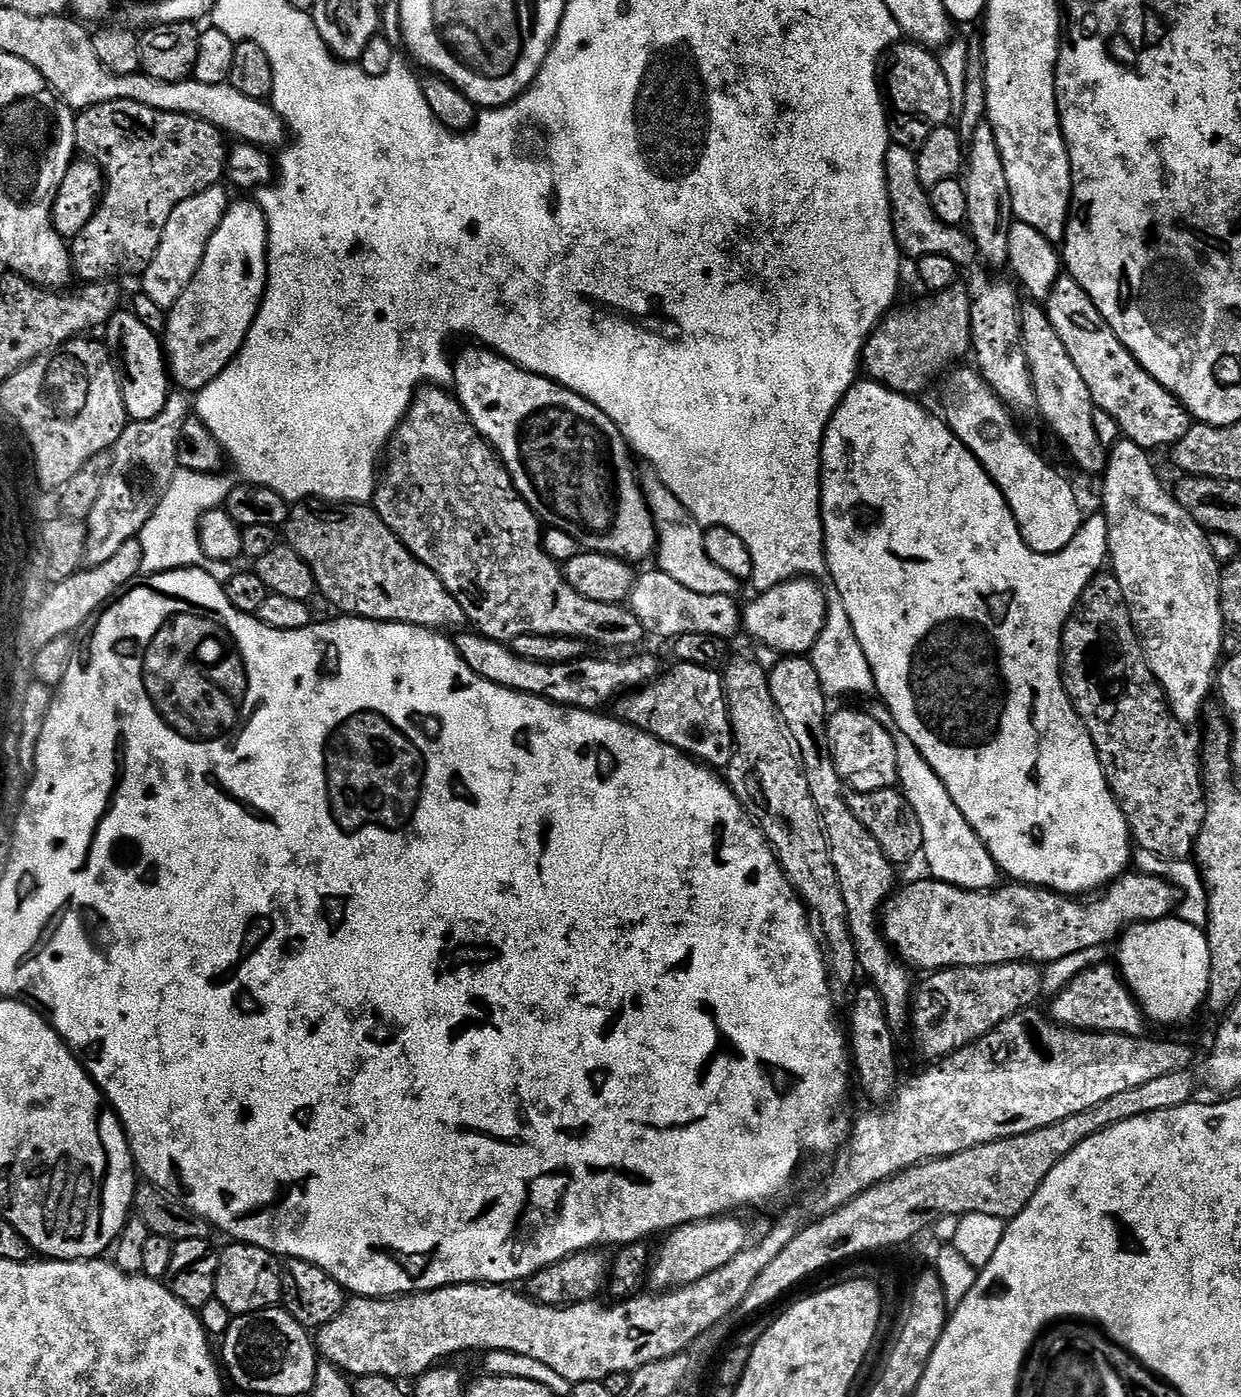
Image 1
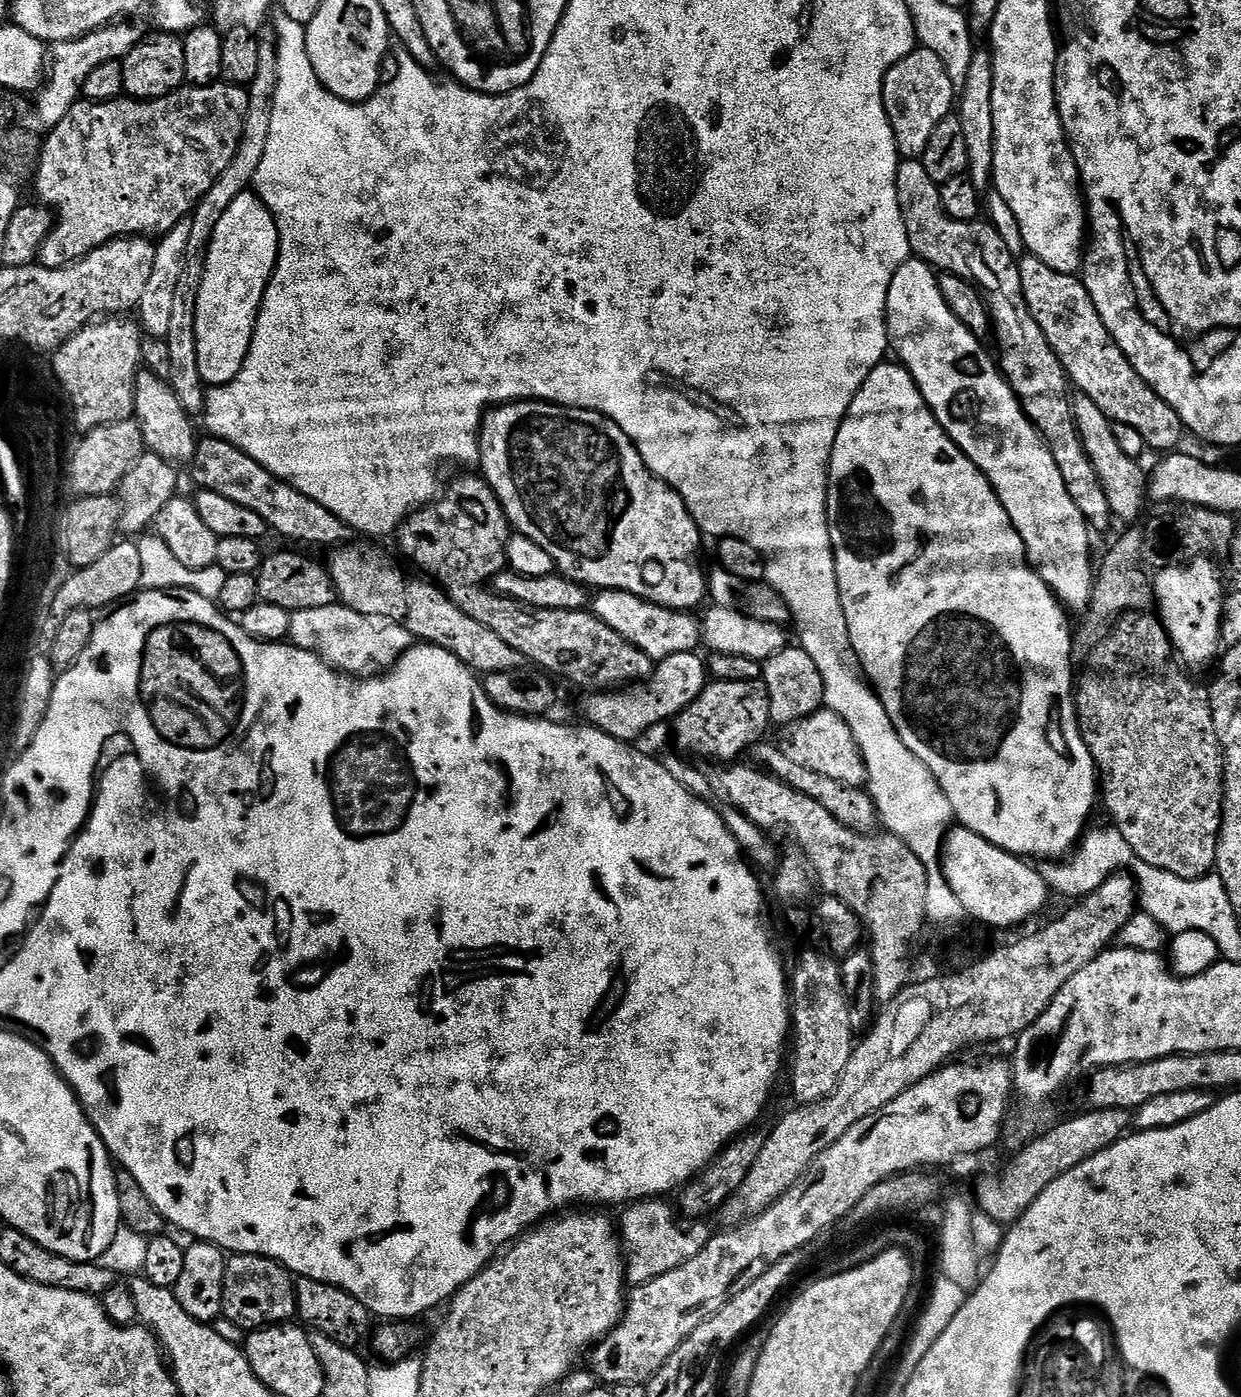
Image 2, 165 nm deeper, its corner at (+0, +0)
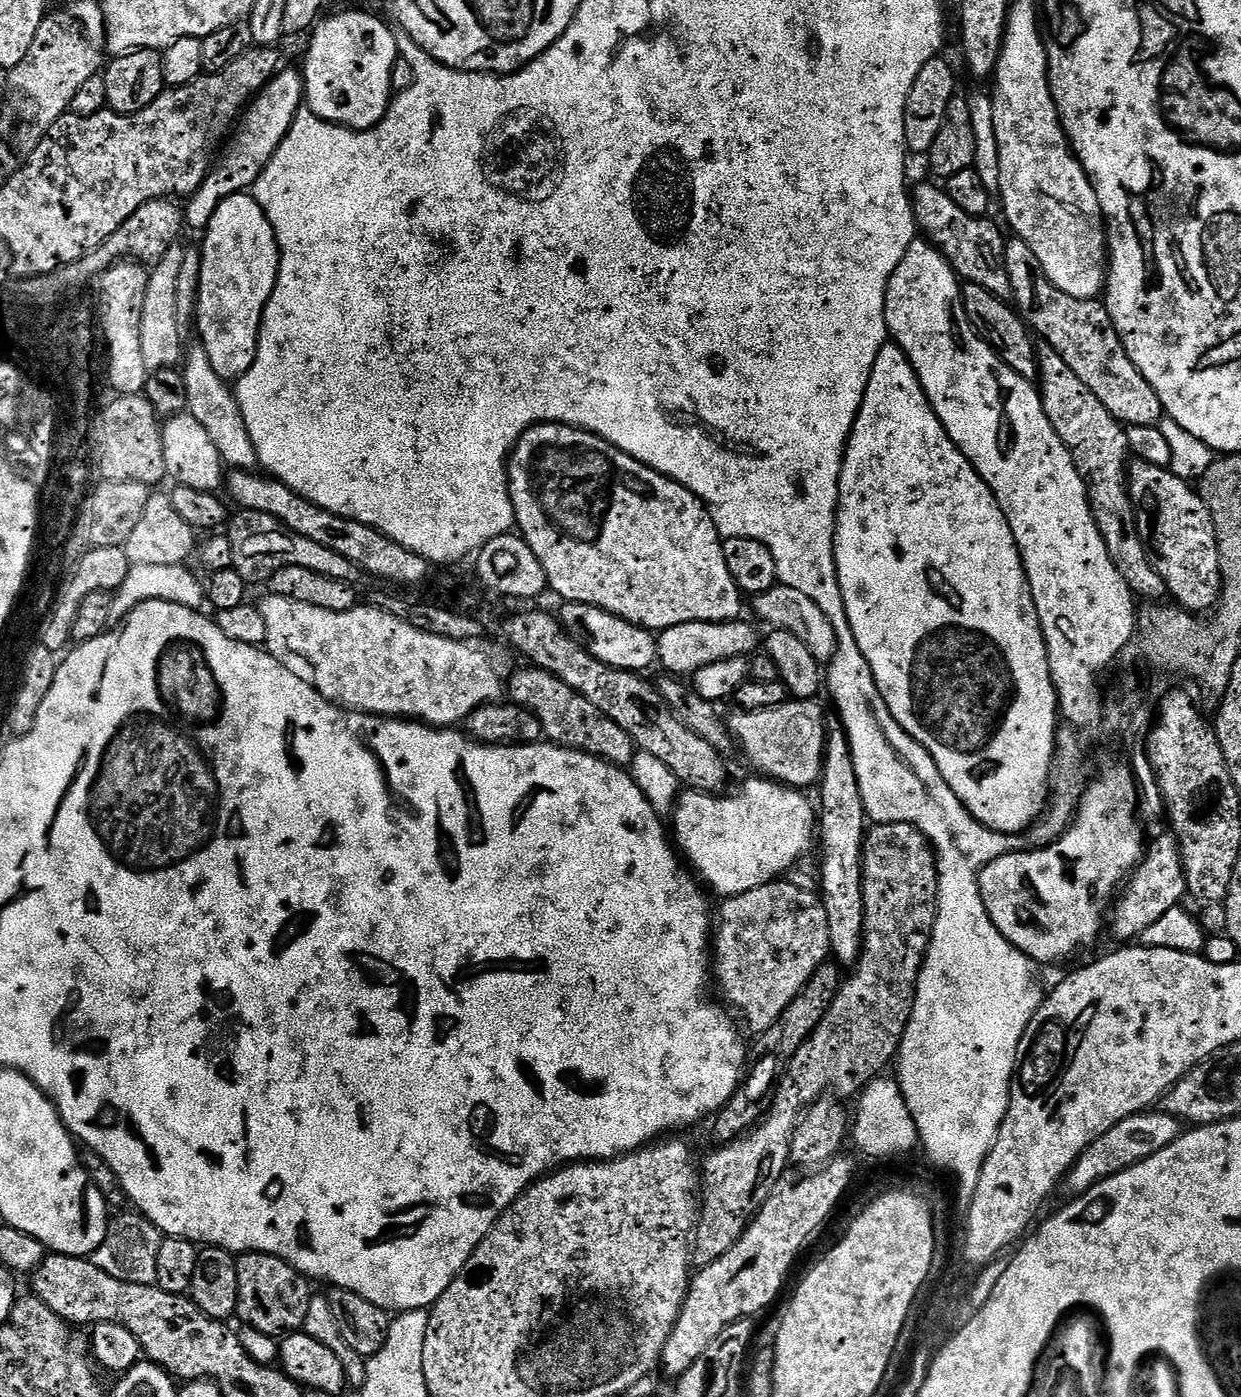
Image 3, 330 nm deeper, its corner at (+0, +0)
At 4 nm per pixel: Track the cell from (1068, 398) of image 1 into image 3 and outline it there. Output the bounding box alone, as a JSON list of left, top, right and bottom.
[1128,459,1220,614]

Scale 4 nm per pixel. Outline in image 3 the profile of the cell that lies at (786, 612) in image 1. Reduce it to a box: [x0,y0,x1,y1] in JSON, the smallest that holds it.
[656,619,762,678]

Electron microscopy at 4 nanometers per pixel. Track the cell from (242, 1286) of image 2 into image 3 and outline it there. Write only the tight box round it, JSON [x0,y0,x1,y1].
[236,1252,314,1338]

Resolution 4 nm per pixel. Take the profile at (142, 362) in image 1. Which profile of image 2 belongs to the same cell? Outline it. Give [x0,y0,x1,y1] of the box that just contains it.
[134,370,198,466]

